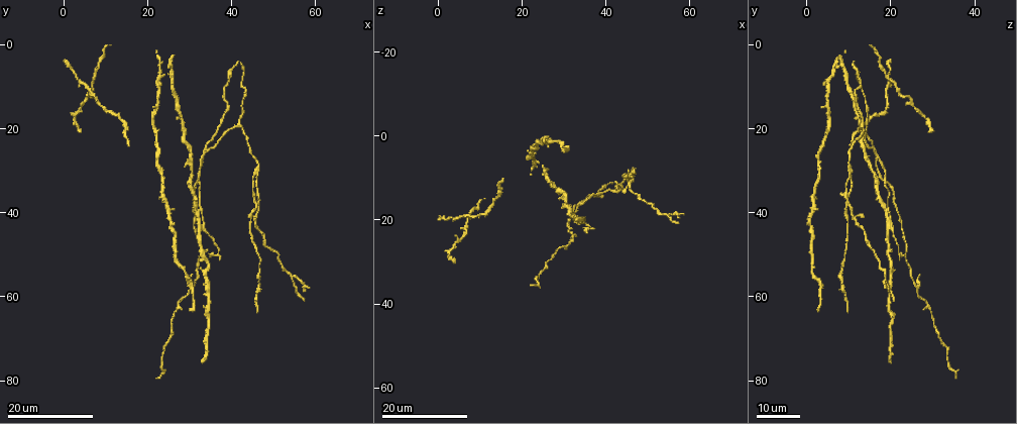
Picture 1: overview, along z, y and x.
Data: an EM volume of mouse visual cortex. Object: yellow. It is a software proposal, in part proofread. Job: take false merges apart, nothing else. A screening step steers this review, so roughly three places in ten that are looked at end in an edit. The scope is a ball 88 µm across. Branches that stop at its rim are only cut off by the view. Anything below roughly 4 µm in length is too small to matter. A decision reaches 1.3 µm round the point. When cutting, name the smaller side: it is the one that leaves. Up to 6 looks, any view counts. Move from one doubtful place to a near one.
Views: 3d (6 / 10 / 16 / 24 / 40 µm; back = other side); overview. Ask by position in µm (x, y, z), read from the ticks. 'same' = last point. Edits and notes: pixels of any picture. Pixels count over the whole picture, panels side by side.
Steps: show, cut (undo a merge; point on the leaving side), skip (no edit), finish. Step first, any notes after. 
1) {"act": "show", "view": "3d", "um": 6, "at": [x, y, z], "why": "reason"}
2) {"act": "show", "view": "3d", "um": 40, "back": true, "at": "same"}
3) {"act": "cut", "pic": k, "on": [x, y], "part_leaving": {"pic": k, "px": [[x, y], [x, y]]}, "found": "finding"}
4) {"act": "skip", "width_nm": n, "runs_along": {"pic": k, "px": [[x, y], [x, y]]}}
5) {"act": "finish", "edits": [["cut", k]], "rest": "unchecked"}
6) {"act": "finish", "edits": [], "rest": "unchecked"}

{"act": "show", "view": "3d", "um": 24, "at": [42.5, 20.5, 13.5], "why": "calibre changes"}

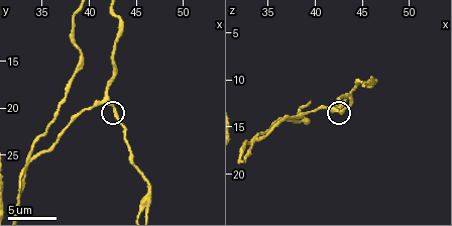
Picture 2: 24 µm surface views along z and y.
{"act": "show", "view": "3d", "um": 10, "at": [42.8, 20.6, 13.6]}

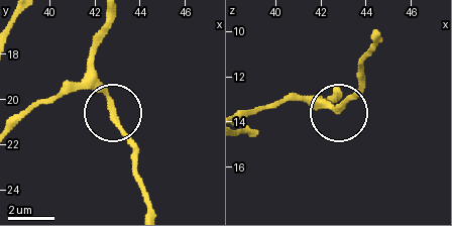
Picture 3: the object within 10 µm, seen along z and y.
{"act": "skip", "runs_along": {"pic": 3, "px": [[19, 124], [42, 103], [94, 90], [134, 151]]}, "found": "all the same neuron"}

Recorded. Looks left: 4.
{"act": "show", "view": "3d", "um": 16, "at": [39.0, 14.5, 14.5], "why": "sudden change in width"}

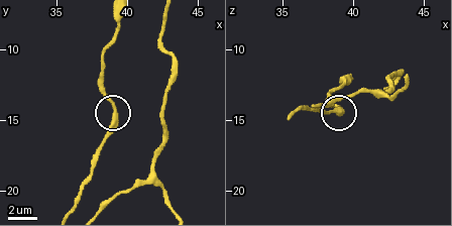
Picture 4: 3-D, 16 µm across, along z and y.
{"act": "show", "view": "3d", "um": 6, "at": "same"}

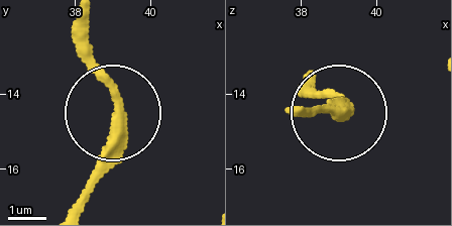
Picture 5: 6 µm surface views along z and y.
{"act": "skip", "runs_along": {"pic": 5, "px": [[74, 208], [109, 130], [109, 82], [74, 37]]}, "found": "one neuron here"}

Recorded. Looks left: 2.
{"act": "show", "view": "3d", "um": 16, "at": [31.5, 32.5, 19.0], "why": "four or more arms meet"}

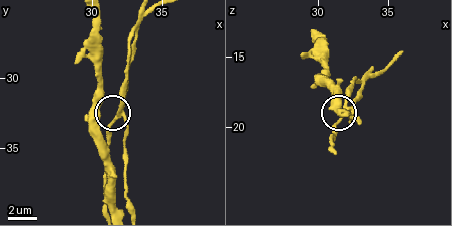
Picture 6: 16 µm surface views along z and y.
{"act": "show", "view": "3d", "um": 6, "at": "same"}

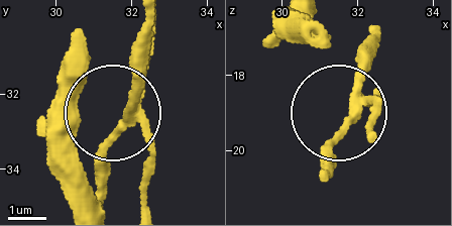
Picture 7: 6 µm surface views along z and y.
{"act": "skip", "runs_along": {"pic": 7, "px": [[141, 205], [147, 146], [125, 124], [96, 182]]}, "found": "one neuron here"}

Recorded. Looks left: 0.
{"act": "finish", "edits": [], "rest": "unchecked"}

